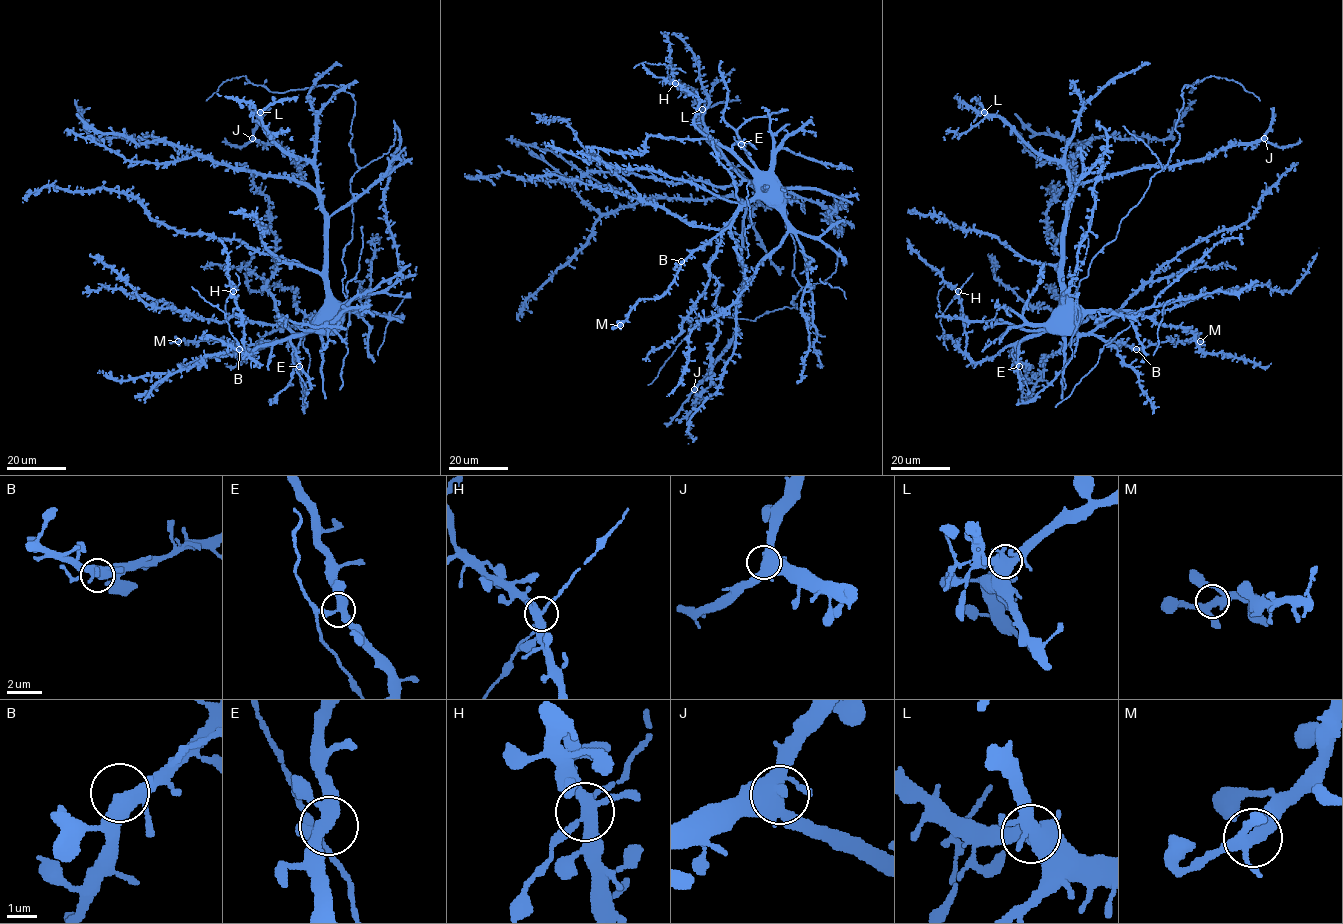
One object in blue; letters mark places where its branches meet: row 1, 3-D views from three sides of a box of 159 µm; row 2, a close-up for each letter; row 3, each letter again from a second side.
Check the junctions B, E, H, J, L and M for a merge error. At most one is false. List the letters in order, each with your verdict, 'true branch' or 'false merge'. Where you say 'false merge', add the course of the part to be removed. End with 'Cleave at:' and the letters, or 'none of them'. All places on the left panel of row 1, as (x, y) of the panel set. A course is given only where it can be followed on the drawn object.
B: true branch
E: true branch
H: true branch
J: true branch
L: true branch
M: true branch
Cleave at: none of them

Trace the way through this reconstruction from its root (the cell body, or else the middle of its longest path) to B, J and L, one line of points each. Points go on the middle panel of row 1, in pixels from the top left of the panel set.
B: (765, 183), (757, 185), (757, 193), (727, 227), (681, 261)
J: (765, 183), (766, 190), (749, 204), (743, 220), (743, 281), (734, 338), (694, 389)
L: (765, 183), (768, 187), (760, 194), (709, 143), (700, 127), (702, 109)

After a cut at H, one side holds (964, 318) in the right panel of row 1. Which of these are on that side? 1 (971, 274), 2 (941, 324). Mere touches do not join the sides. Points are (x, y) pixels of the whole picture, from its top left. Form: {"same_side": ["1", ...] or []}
{"same_side": []}

